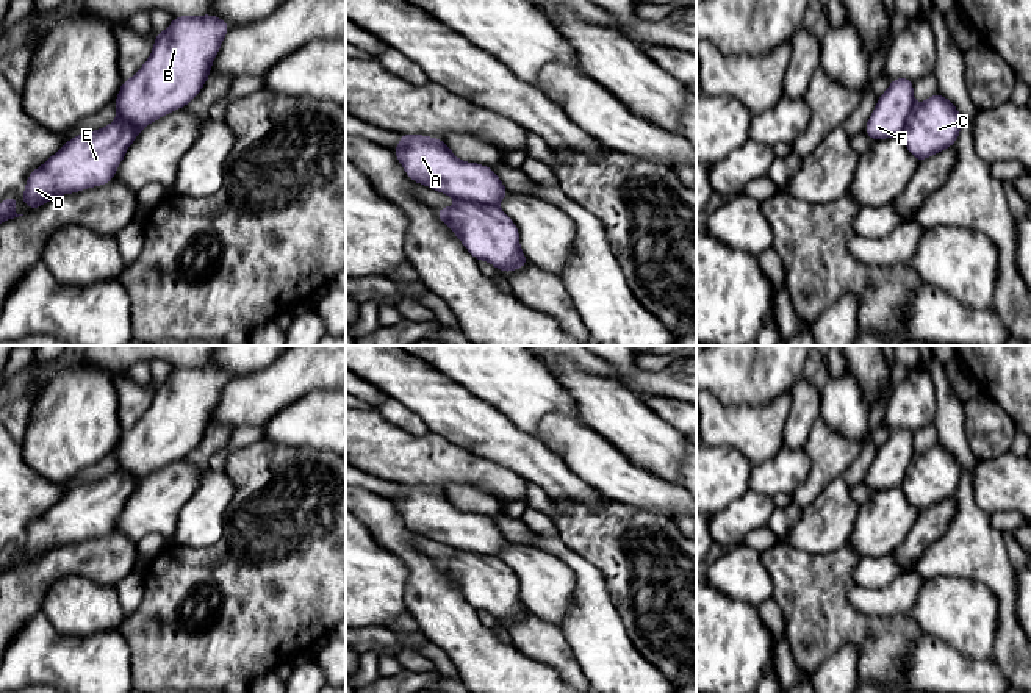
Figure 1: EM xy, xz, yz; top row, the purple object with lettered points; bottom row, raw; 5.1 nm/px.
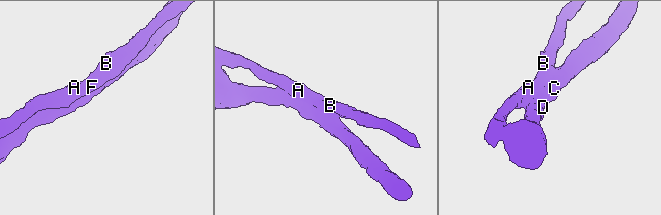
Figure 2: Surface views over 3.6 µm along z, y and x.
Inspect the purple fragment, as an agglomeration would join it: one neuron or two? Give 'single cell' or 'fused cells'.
single cell

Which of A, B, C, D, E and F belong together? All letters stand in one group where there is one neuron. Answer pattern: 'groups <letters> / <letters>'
groups A B C D E F

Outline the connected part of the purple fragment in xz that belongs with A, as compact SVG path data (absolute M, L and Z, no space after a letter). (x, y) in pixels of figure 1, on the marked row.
M399 133L399 138L401 144L391 150L407 177L457 200L455 206L435 208L435 213L477 261L488 261L501 272L513 272L530 263L521 250L516 224L498 208L508 191L491 167L458 160L438 138L405 133Z

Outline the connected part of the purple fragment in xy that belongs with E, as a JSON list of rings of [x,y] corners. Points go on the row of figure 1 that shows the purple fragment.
[[[207,13],[174,17],[164,31],[156,33],[149,59],[120,84],[114,99],[117,119],[66,141],[28,174],[20,199],[30,213],[55,197],[114,180],[139,131],[197,97],[228,31],[224,19]]]

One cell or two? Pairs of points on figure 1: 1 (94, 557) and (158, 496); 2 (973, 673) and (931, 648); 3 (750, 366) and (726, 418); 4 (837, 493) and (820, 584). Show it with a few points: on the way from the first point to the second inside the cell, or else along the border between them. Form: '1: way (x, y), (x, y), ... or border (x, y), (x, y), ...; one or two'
1: border (114, 529), (136, 542); two
2: way (962, 673), (956, 673), (942, 659); one
3: border (712, 393), (726, 404), (772, 402); two
4: border (790, 545), (815, 554), (828, 554), (847, 546); two

